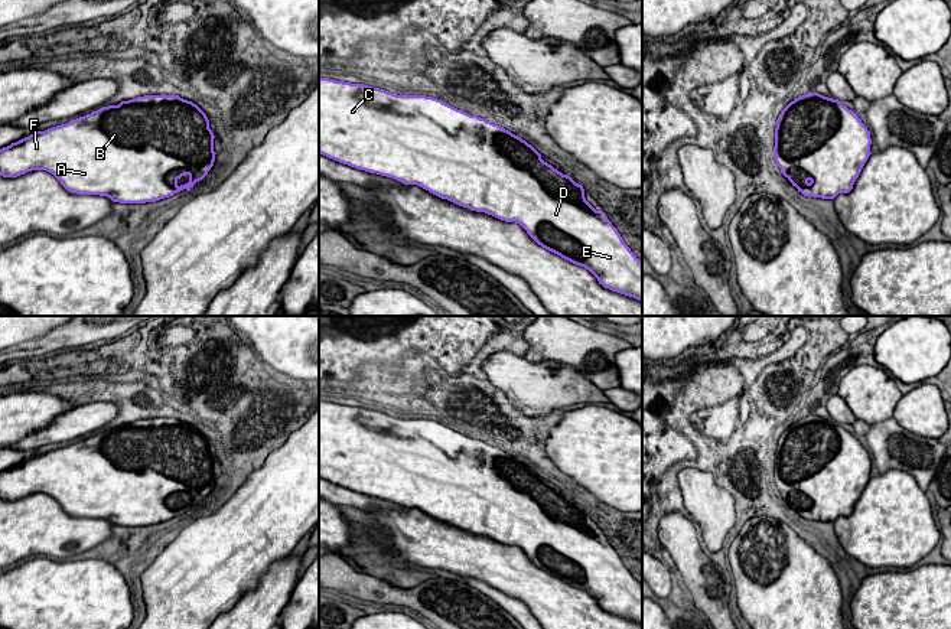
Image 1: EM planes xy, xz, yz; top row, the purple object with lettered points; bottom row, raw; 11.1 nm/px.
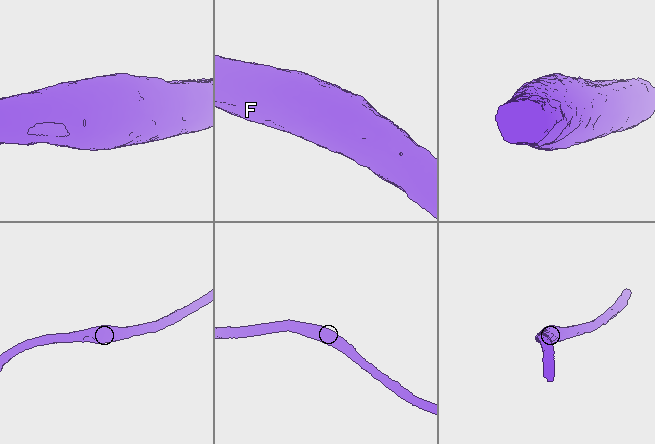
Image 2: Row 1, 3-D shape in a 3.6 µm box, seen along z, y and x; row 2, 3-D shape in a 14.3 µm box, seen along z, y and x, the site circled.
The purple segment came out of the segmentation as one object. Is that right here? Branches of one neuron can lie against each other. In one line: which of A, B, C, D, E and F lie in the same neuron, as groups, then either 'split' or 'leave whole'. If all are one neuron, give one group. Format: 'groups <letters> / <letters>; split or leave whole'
groups A B C D E F; leave whole

